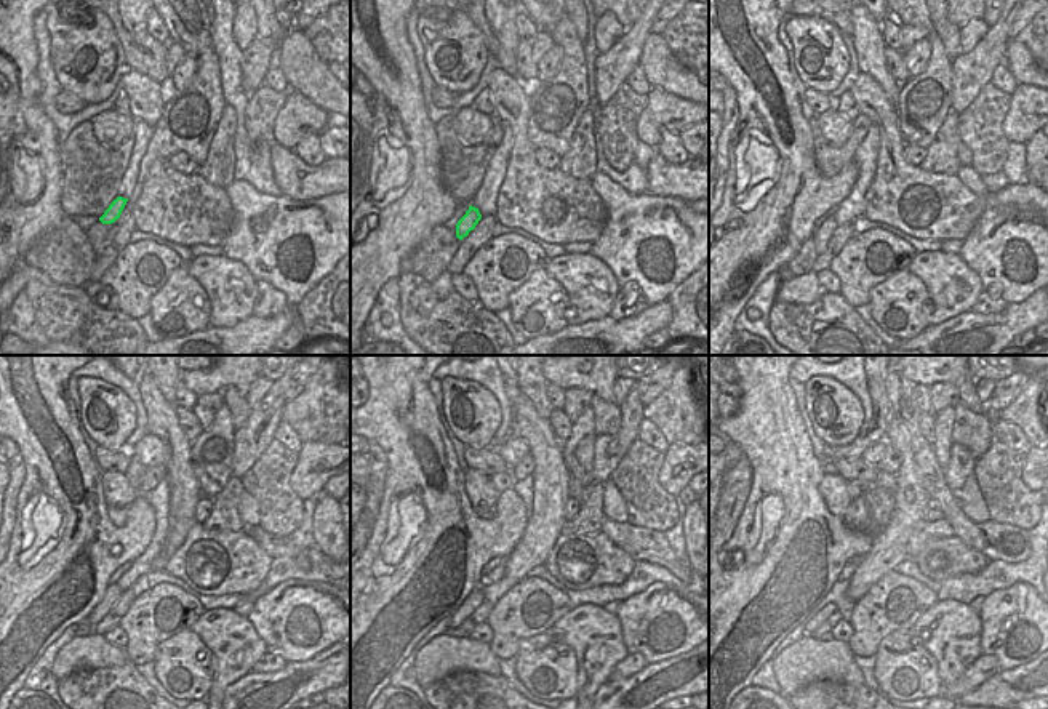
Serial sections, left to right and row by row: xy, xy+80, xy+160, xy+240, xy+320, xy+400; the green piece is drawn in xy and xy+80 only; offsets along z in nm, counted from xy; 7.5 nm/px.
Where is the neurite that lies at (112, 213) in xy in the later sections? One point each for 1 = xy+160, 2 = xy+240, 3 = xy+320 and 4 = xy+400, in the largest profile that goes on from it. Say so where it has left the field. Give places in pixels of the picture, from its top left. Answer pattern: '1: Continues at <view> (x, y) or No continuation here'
1: Continues at xy+160 (821, 236)
2: Continues at xy+240 (112, 592)
3: Continues at xy+320 (474, 599)
4: Continues at xy+400 (824, 613).

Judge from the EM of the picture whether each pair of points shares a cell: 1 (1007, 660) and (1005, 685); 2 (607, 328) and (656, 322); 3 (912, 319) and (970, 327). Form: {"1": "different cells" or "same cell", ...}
{"1": "different cells", "2": "same cell", "3": "different cells"}

